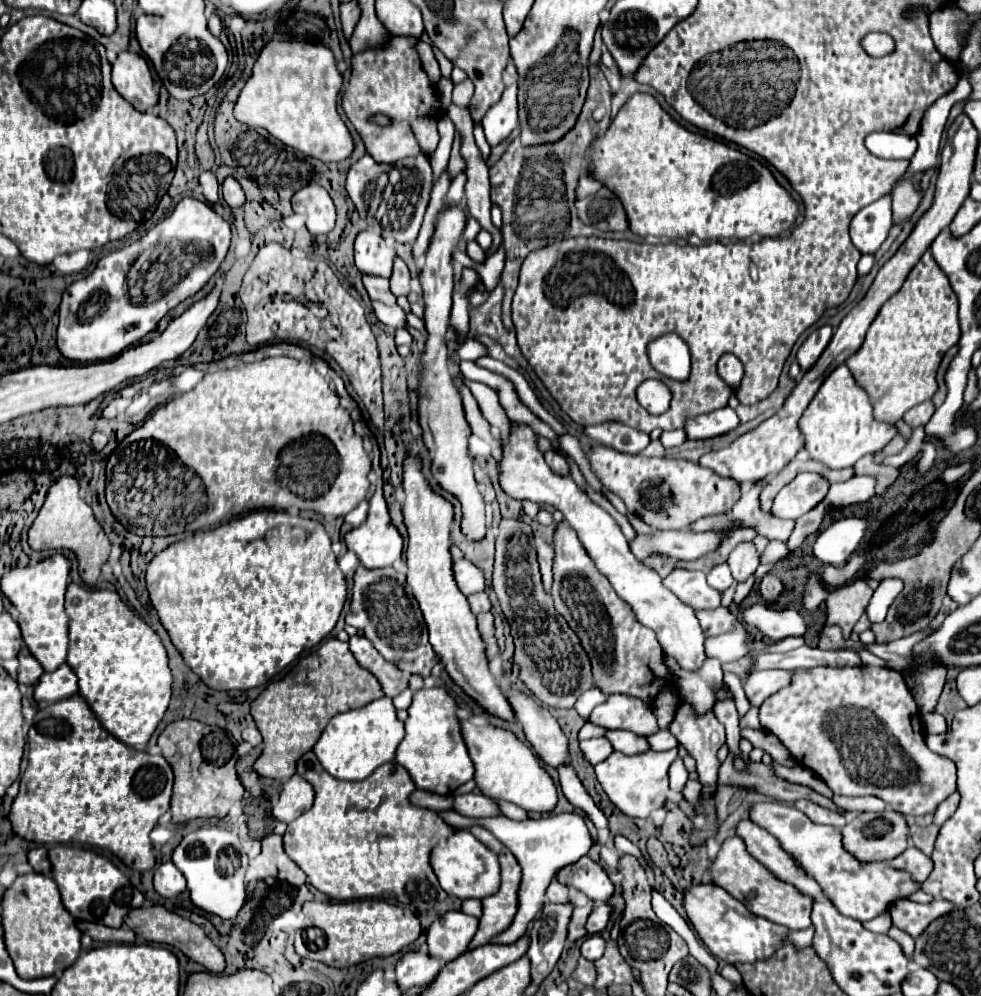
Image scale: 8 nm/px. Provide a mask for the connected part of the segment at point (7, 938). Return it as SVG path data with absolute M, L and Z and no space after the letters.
M30 872L16 878L16 882L2 896L2 928L6 950L22 978L58 976L74 964L80 952L80 930L70 912L62 906L56 882L44 874Z

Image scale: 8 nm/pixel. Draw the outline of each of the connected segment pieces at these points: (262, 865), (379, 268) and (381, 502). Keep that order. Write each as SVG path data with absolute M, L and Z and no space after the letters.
M268 834L262 840L262 854L254 860L254 872L258 880L266 876L274 876L278 880L290 882L292 886L306 884L306 874L288 858L288 854L282 848L282 836Z
M362 230L354 242L354 258L360 272L376 274L382 278L390 276L390 262L394 260L394 250L390 250L384 238L376 230Z
M382 482L376 484L376 492L370 496L368 500L370 508L368 508L368 518L354 530L350 530L346 536L344 536L344 542L348 546L350 552L354 552L362 566L366 568L386 568L386 566L392 566L394 562L398 562L402 558L402 536L400 532L396 530L396 526L392 524L390 516L388 516L388 508L386 508L386 500L382 496Z

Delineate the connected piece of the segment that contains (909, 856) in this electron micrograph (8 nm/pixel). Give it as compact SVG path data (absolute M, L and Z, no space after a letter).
M910 846L910 848L906 848L906 852L902 852L898 858L894 858L890 862L890 866L896 870L908 872L916 884L922 884L930 876L932 860L928 856L924 856L918 848Z

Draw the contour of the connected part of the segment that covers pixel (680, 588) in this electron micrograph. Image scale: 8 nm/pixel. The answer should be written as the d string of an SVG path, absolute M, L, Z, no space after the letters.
M678 568L668 578L664 578L664 584L676 584L666 588L672 590L684 604L690 604L694 610L720 606L720 592L706 584L704 572L690 572Z

